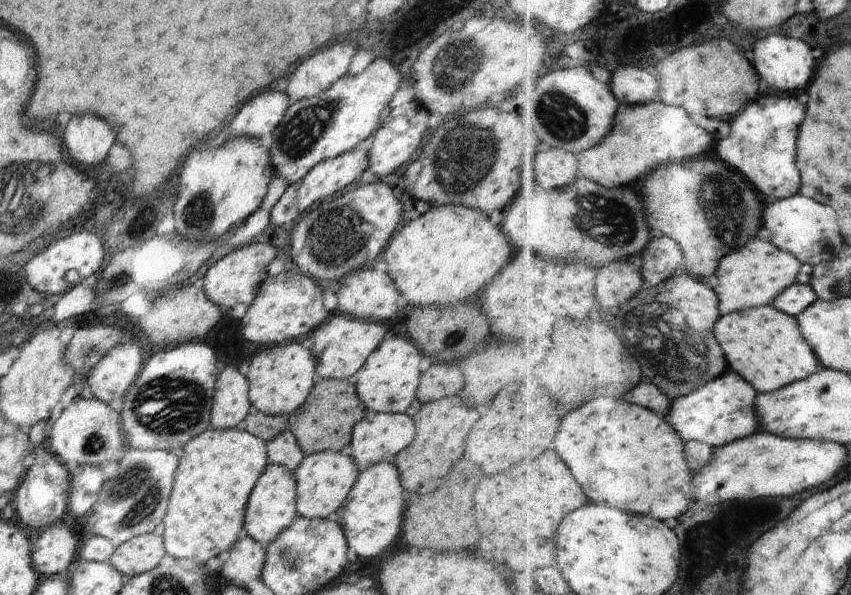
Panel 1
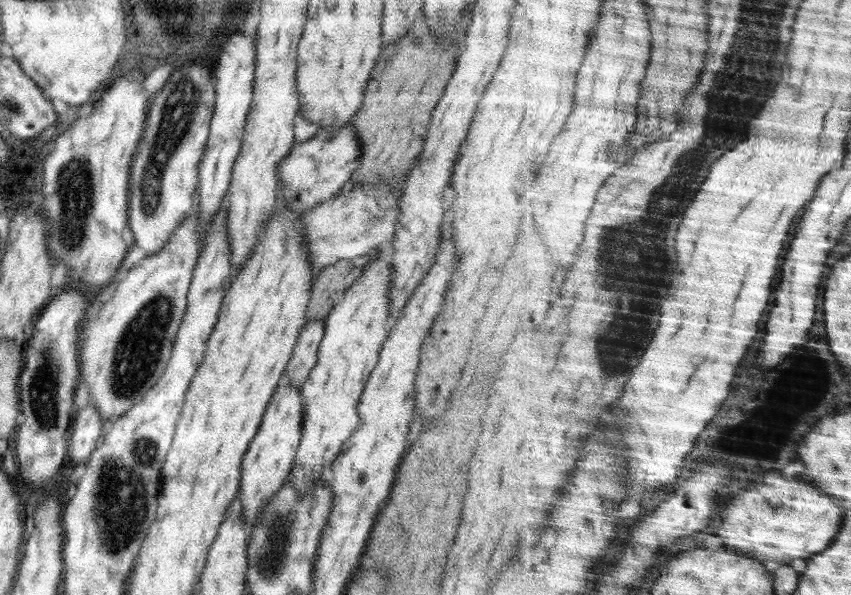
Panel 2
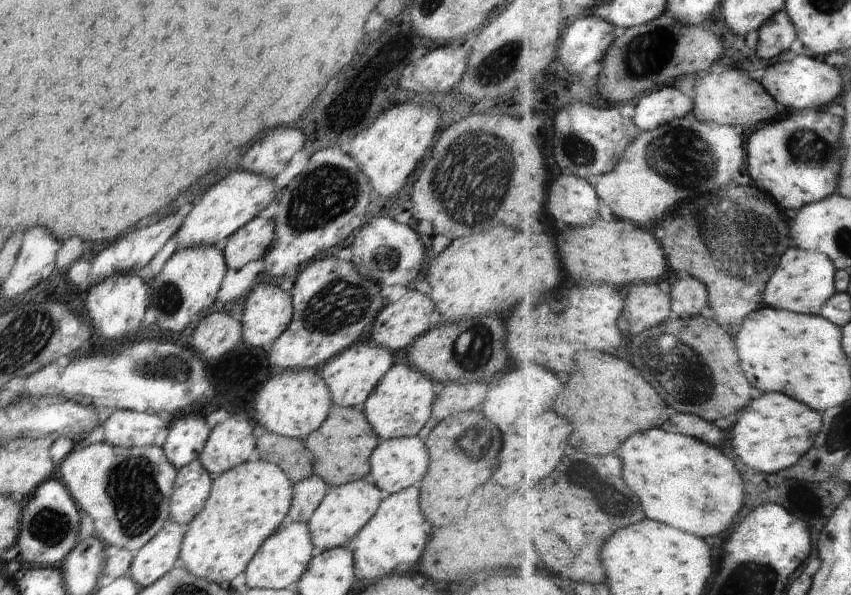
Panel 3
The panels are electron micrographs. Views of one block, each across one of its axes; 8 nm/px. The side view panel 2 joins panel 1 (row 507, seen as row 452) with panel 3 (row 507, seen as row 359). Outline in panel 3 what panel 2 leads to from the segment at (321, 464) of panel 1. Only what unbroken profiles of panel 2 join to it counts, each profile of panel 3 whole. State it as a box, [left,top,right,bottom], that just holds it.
[307,478,388,551]

